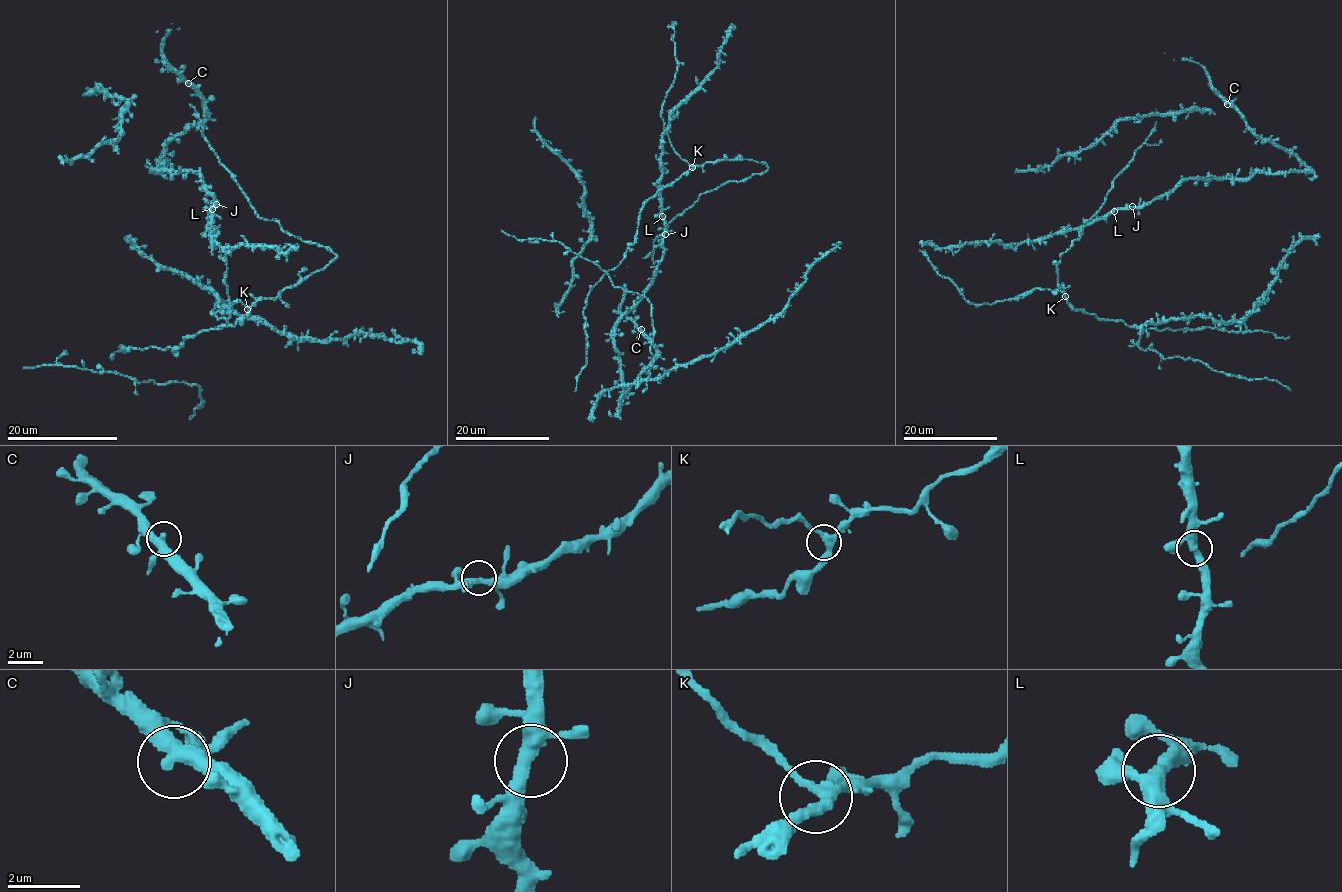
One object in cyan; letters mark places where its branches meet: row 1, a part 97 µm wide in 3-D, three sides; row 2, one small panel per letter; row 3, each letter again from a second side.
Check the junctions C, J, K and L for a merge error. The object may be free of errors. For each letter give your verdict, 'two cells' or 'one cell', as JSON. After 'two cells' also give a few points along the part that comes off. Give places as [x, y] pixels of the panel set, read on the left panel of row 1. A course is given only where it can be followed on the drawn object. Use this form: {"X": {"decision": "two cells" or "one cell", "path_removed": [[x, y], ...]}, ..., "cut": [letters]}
{"C": {"decision": "one cell"}, "J": {"decision": "one cell"}, "K": {"decision": "one cell"}, "L": {"decision": "one cell"}, "cut": []}

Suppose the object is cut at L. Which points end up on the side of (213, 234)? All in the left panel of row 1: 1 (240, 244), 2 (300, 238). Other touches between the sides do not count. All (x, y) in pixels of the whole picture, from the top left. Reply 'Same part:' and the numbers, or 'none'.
Same part: 1

